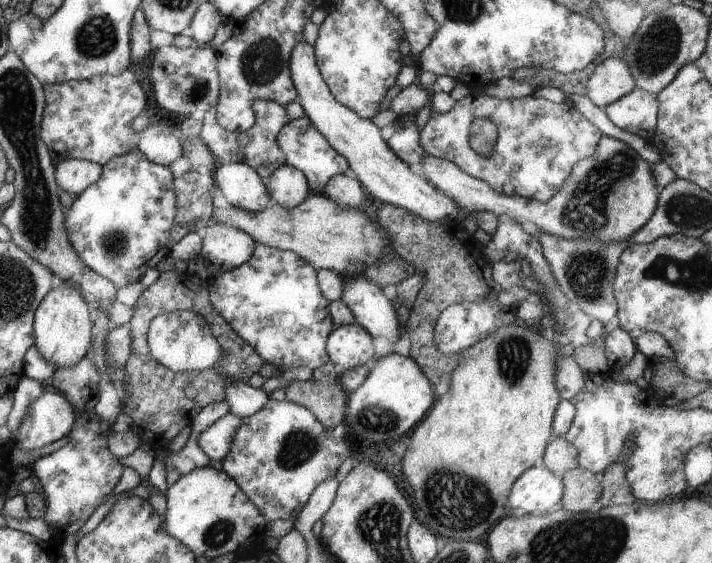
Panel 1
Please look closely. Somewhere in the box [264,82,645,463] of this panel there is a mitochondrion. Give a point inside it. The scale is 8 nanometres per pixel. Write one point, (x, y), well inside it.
(585, 210)

